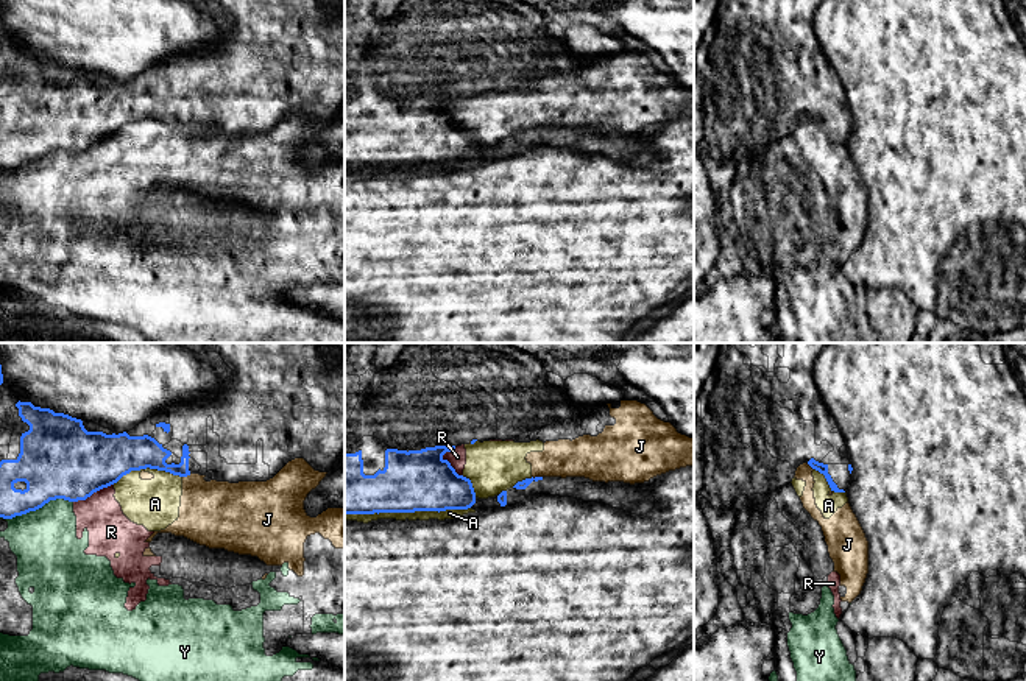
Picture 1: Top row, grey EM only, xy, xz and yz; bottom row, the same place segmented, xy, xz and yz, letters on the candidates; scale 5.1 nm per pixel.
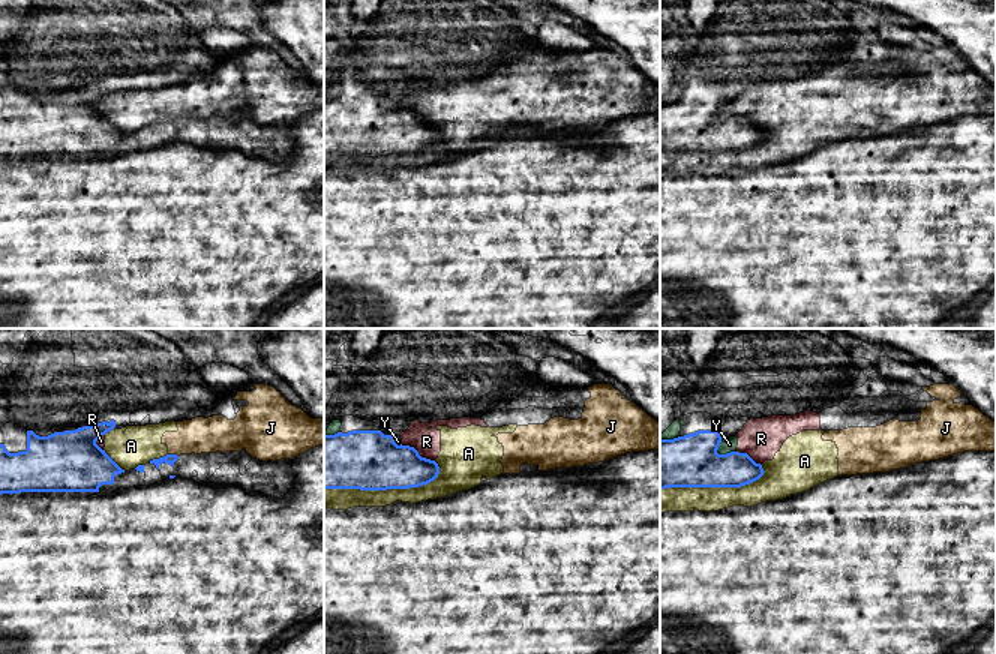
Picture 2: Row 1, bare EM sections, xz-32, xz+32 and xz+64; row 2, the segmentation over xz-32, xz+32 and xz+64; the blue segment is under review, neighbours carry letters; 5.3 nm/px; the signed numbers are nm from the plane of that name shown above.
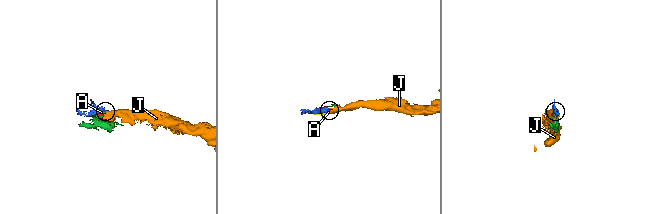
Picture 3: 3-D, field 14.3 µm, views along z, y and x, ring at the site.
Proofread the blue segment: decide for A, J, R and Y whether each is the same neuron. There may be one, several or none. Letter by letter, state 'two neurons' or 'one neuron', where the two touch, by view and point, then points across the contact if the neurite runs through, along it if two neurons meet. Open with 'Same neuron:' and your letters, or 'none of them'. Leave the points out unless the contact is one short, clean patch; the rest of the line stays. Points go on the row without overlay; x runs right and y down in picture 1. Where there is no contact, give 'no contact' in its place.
Same neuron: none of them
A: two neurons | xz (407, 162)
J: two neurons | xz (537, 128) | along xz (532, 127), (541, 128)
R: two neurons | xy (92, 144) | along xy (113, 134), (74, 153)
Y: two neurons | xy (36, 159)

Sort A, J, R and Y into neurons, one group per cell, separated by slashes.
A J R Y

